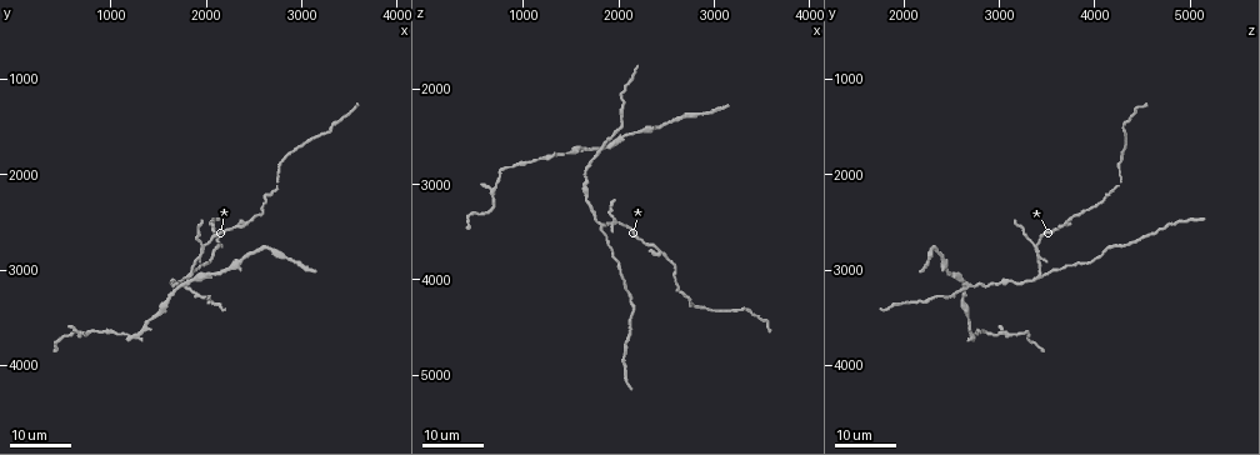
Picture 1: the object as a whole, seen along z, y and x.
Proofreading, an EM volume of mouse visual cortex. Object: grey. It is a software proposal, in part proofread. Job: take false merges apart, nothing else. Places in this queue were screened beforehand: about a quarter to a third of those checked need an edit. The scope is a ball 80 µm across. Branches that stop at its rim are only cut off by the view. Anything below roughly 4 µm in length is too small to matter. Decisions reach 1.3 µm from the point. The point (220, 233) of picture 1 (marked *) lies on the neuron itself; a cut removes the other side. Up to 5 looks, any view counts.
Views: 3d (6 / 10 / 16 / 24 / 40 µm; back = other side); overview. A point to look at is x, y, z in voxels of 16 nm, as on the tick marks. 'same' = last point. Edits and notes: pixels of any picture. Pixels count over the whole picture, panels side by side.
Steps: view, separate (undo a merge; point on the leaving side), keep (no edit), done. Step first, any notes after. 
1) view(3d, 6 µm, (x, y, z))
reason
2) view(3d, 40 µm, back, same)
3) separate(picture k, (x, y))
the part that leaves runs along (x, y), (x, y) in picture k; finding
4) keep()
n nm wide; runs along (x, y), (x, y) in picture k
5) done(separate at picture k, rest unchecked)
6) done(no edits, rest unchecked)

view(3d, 24 µm, (1940, 2780, 3360))
branch point

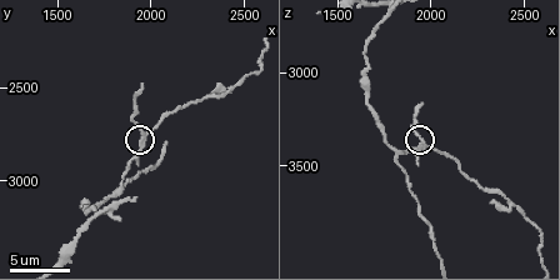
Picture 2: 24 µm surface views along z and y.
view(3d, 10 µm, (1940, 2780, 3400))

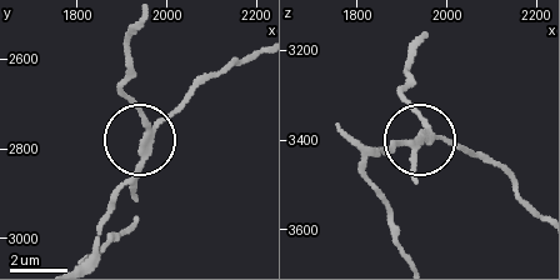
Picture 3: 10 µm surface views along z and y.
separate(picture 3, (416, 165))
side arm 6 µm; 3 arms; two neurons meet here

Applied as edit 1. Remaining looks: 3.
view(overview)

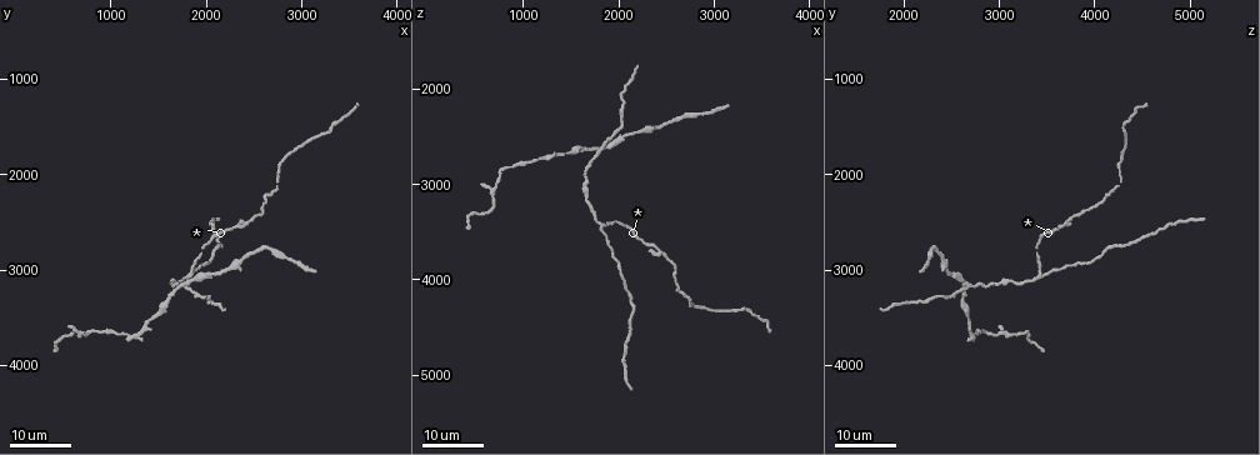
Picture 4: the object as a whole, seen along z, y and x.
view(3d, 24 µm, (1840, 3040, 3440))
arms part here

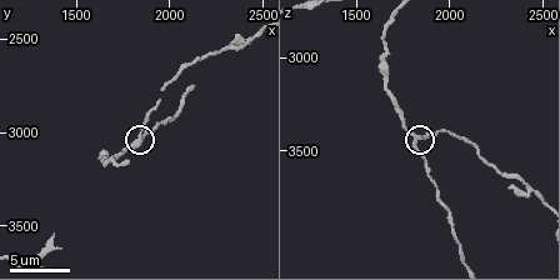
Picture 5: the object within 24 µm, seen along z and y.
view(3d, 6 µm, (1840, 3080, 3440))
closer look

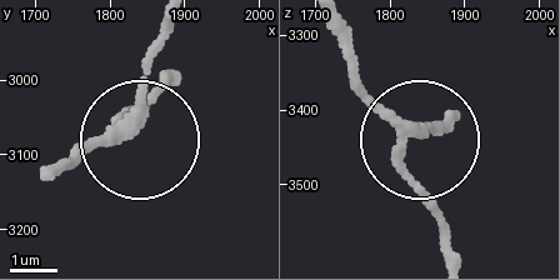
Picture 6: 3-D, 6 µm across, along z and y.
keep()
runs along (454, 116), (401, 156), (449, 259) in picture 6; all the same neuron

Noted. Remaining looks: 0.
done(separate at picture 3, rest unchecked)

